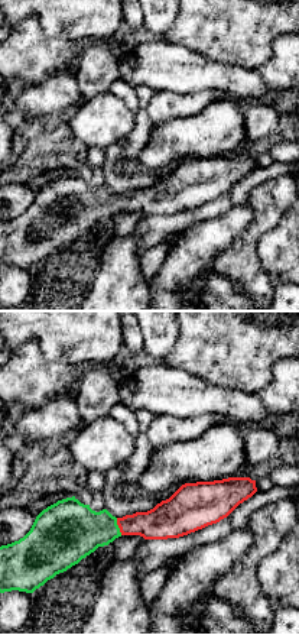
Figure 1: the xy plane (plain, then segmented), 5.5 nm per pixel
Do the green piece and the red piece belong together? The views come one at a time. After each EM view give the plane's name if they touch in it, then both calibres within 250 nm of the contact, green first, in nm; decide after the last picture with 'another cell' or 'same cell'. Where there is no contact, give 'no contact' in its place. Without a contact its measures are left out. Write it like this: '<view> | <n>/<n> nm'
xy | 320/190 nm

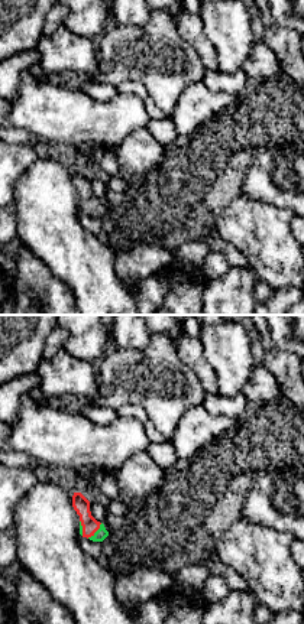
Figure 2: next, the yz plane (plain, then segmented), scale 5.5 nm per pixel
yz | 70/90 nm

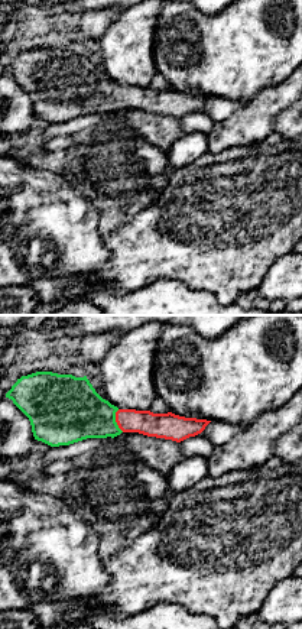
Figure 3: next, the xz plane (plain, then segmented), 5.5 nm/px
xz | 340/140 nm

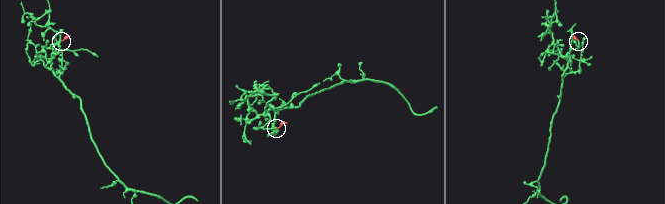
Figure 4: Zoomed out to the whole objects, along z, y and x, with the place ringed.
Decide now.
same cell

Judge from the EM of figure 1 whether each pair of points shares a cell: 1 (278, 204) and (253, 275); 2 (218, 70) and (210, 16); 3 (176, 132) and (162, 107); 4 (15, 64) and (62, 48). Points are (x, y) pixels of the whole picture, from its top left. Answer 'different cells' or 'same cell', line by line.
1: same cell
2: different cells
3: different cells
4: same cell

